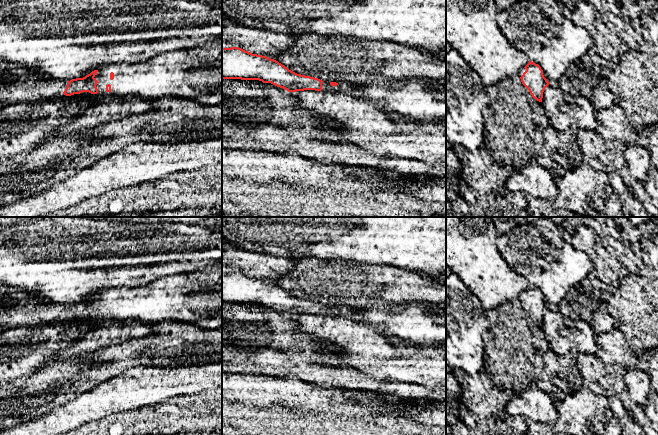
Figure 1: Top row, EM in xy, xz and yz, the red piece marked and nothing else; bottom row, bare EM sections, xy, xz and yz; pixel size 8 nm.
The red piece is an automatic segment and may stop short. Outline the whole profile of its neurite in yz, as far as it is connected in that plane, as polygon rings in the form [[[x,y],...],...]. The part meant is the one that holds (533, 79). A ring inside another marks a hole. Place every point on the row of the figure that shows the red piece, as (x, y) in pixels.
[[[532,61],[518,72],[522,84],[529,90],[534,99],[542,102],[543,92],[550,84],[543,75],[543,70]]]

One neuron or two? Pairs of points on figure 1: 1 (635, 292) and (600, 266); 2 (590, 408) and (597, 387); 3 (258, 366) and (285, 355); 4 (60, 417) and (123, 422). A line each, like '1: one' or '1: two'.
1: two
2: two
3: one
4: two

